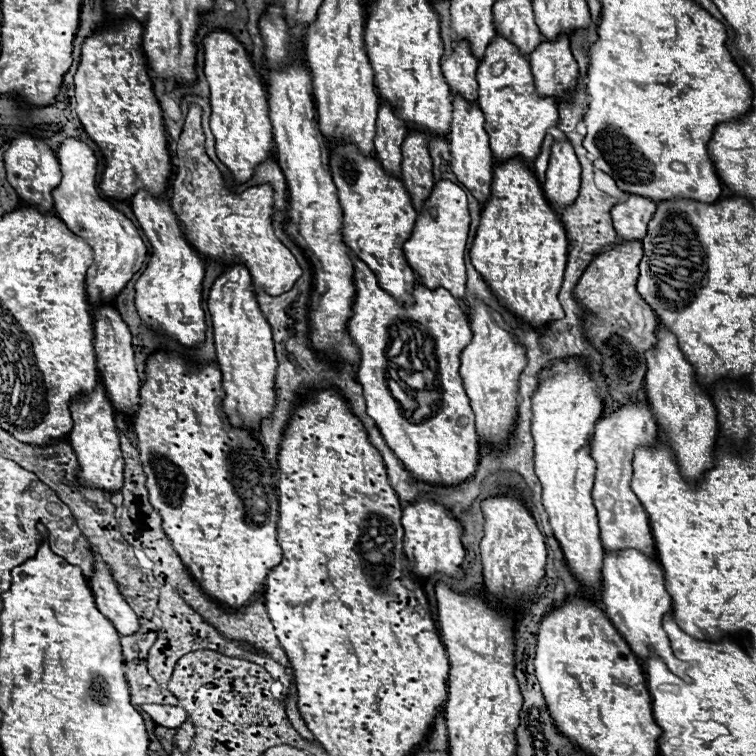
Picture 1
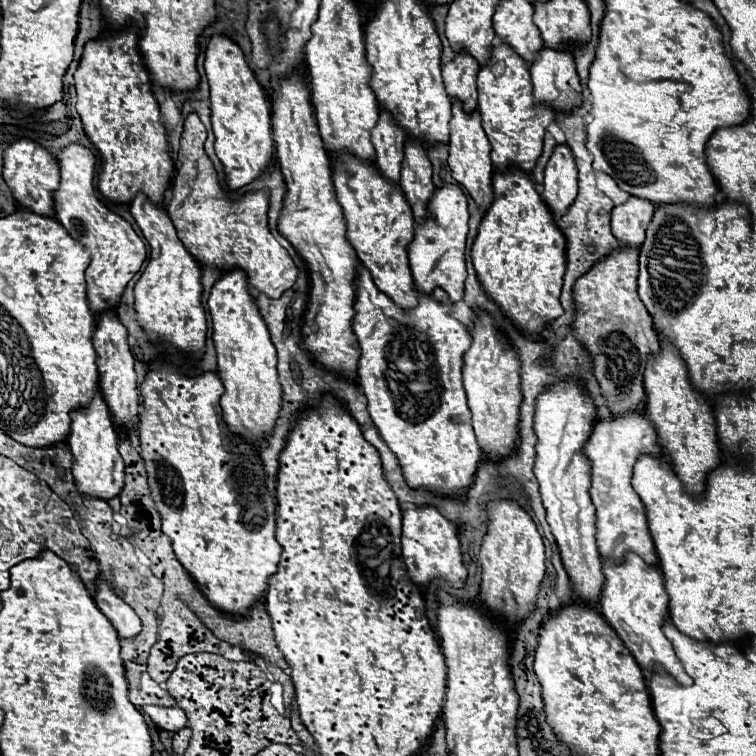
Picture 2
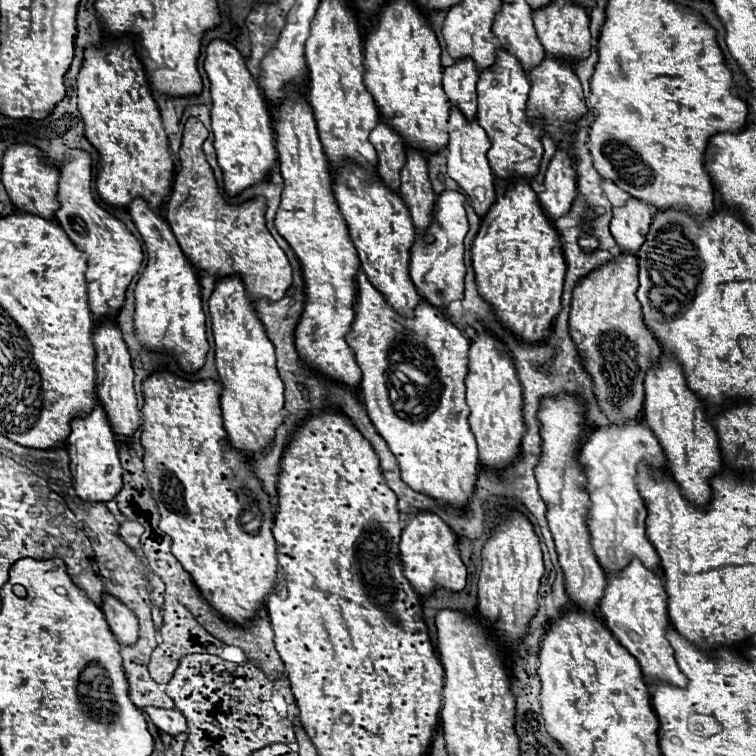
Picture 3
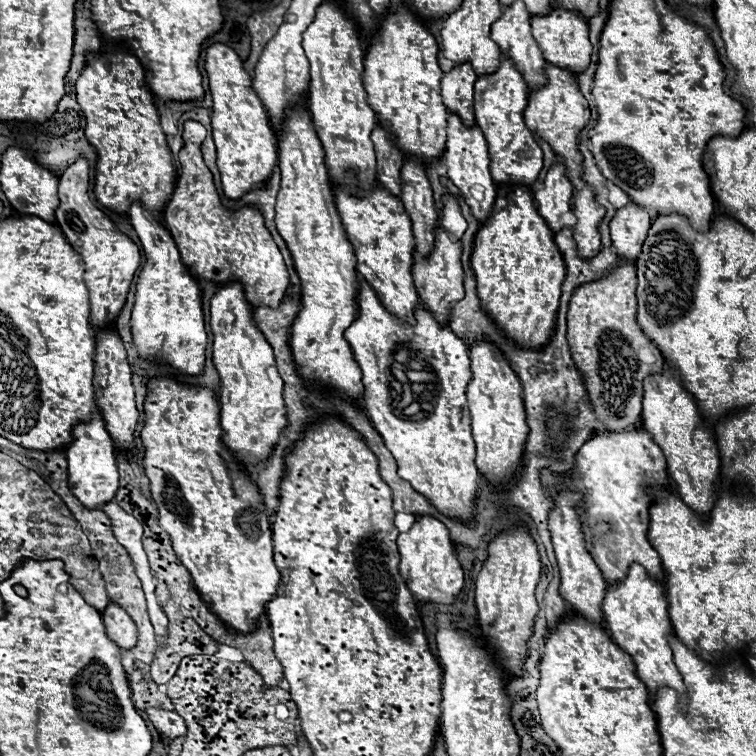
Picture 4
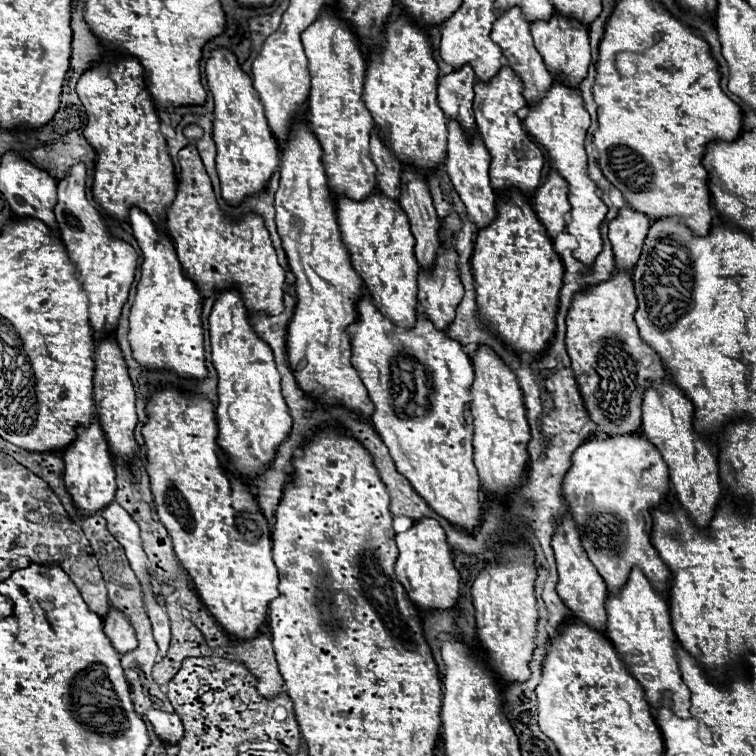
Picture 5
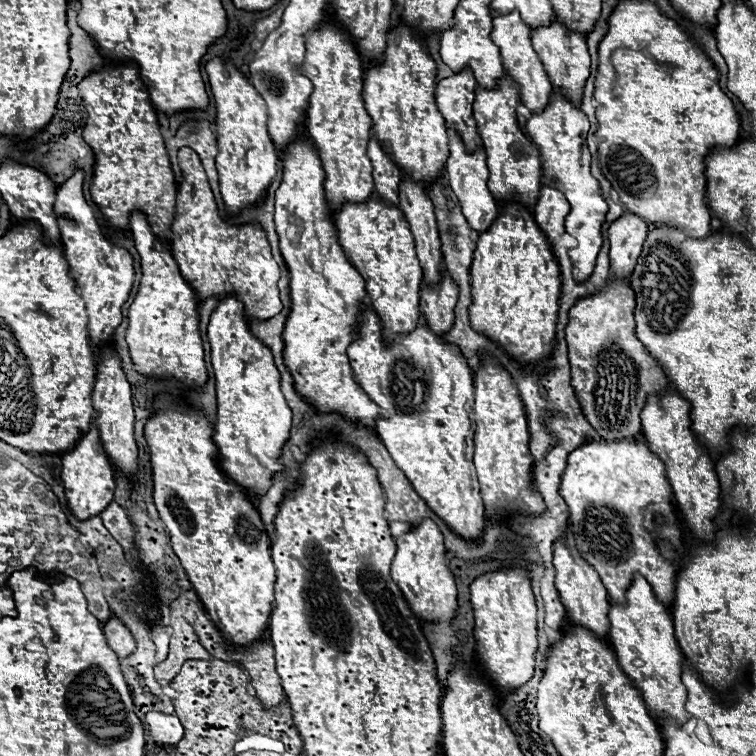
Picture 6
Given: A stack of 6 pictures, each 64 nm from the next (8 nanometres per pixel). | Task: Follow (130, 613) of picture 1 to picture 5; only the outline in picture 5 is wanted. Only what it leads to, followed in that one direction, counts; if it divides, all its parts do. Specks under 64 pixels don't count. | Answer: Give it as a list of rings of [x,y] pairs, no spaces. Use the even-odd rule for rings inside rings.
[[[114,608],[106,614],[104,632],[110,638],[110,642],[112,642],[112,646],[116,648],[118,654],[126,654],[126,652],[134,650],[134,646],[138,646],[134,628],[130,626],[130,622],[126,622],[124,614],[114,610]]]

